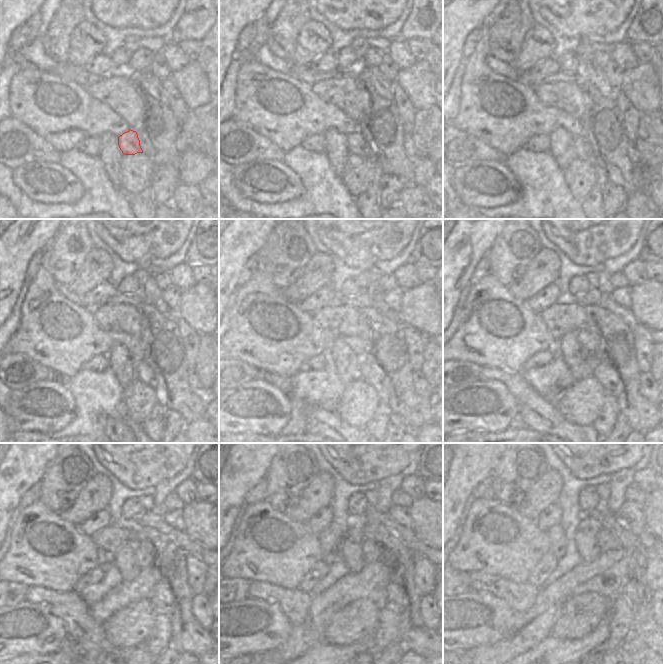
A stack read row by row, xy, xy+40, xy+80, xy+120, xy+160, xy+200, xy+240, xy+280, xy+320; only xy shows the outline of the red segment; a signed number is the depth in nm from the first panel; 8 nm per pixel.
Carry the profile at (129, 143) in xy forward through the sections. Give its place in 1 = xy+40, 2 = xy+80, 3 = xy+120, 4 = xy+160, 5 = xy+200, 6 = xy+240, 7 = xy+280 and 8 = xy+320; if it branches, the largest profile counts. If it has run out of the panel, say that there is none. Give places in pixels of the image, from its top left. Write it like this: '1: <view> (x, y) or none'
1: xy+40 (355, 142)
2: xy+80 (583, 148)
3: xy+120 (142, 371)
4: xy+160 (370, 372)
5: xy+200 (604, 372)
6: xy+240 (162, 600)
7: xy+280 (396, 593)
8: xy+320 (633, 593)

